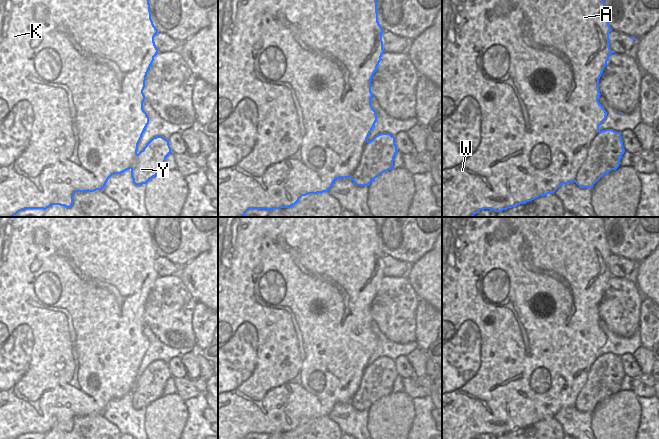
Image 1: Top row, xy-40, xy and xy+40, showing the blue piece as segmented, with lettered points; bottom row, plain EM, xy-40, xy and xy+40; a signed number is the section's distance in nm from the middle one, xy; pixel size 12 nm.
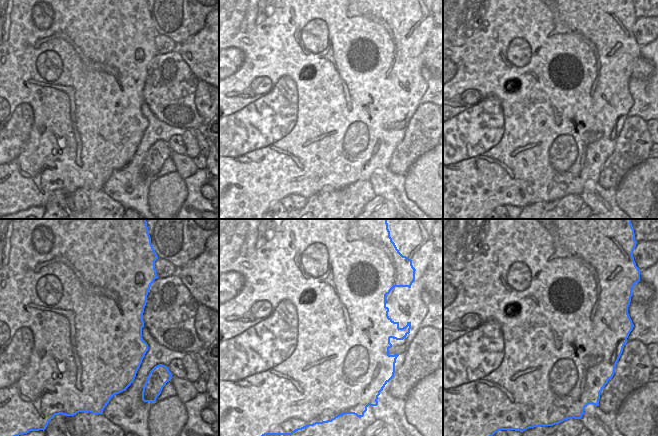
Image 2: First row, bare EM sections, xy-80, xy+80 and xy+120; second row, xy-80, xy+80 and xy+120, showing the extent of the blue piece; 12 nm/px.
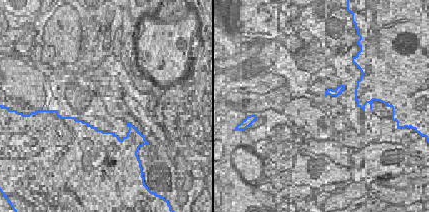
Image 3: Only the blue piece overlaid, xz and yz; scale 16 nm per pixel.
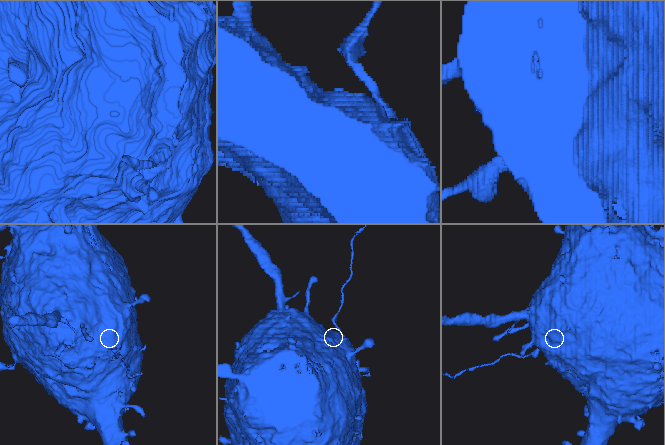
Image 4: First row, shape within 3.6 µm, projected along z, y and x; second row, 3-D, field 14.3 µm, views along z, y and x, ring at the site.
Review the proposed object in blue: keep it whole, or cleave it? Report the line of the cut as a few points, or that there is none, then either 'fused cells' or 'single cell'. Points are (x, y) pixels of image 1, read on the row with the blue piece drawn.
xy+40 (622, 154), (606, 141), (594, 154), (590, 149), (575, 182) | fused cells

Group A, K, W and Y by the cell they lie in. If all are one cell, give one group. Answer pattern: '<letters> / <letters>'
A K W / Y

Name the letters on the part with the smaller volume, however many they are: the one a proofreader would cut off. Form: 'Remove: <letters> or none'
Remove: Y

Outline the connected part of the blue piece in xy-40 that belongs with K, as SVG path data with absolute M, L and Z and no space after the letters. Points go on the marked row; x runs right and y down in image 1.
M0 0L0 217L13 217L13 216L14 216L14 215L16 215L16 214L17 214L17 213L18 213L18 212L20 212L20 211L22 211L22 210L25 210L25 209L43 209L43 210L46 210L46 209L47 209L47 208L49 208L49 207L50 207L50 206L52 206L52 205L60 205L60 206L64 206L64 207L66 207L66 208L70 208L70 207L71 207L71 206L72 206L72 204L73 204L73 195L74 195L74 194L75 194L75 193L76 193L76 192L94 192L94 191L96 191L96 190L102 190L102 189L103 189L103 188L104 188L104 187L105 187L105 185L106 185L106 183L107 183L107 181L108 181L108 179L109 179L109 178L110 178L110 177L111 177L111 176L112 176L112 175L114 175L114 174L121 174L121 173L123 173L123 172L125 172L125 171L127 171L127 170L129 170L129 169L132 169L132 168L133 168L133 166L134 166L134 164L135 164L135 159L136 159L136 157L137 157L137 155L138 155L138 154L137 154L137 150L138 150L138 144L139 144L139 142L140 142L140 140L141 140L141 138L142 138L142 135L143 135L143 133L144 133L144 131L145 131L145 129L146 129L146 127L147 127L147 125L148 125L148 124L149 124L149 117L148 117L148 115L147 115L147 113L146 113L146 112L145 112L145 111L144 111L144 109L143 109L143 102L144 102L144 100L145 100L145 95L144 95L144 93L143 93L143 90L144 90L144 88L145 88L145 81L146 81L146 76L147 76L147 73L148 73L148 71L149 71L149 69L150 69L150 67L151 67L151 65L152 65L152 63L153 63L153 61L154 61L154 57L155 57L155 56L156 56L156 55L157 55L157 53L158 53L158 49L157 49L157 47L156 47L156 45L155 45L155 42L154 42L154 37L155 37L155 35L156 35L156 34L157 34L157 33L159 33L159 32L158 32L158 30L157 30L157 29L156 29L156 27L155 27L155 26L154 26L154 24L153 24L153 21L152 21L152 19L151 19L151 11L150 11L150 4L149 4L149 0Z

